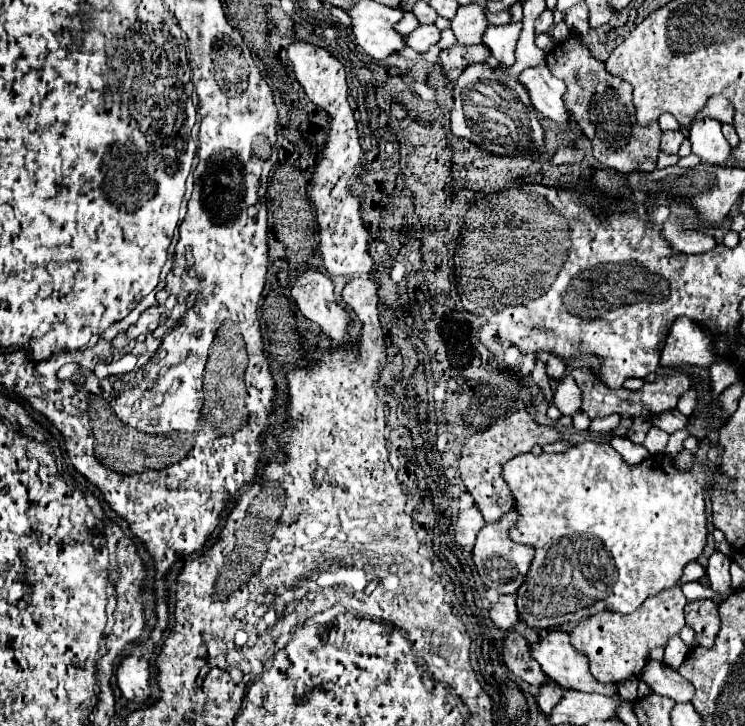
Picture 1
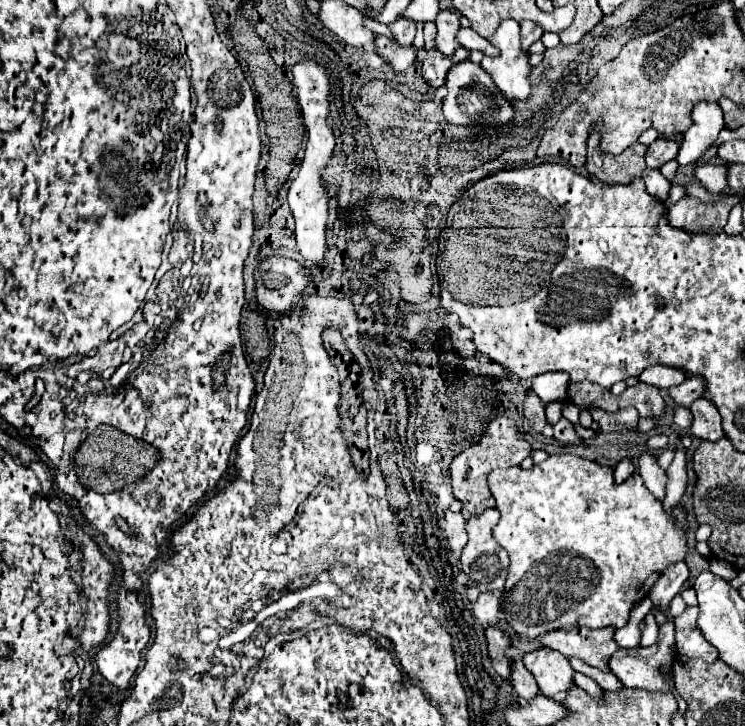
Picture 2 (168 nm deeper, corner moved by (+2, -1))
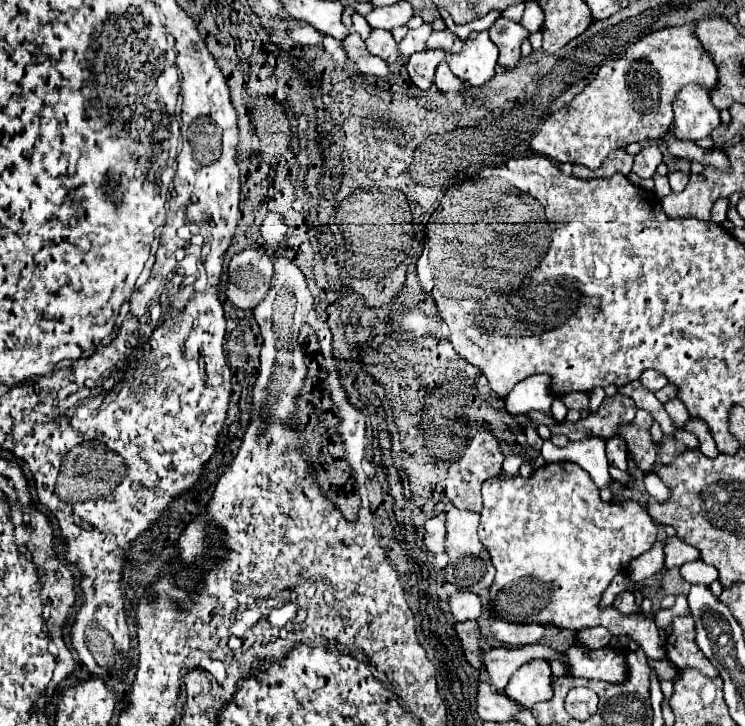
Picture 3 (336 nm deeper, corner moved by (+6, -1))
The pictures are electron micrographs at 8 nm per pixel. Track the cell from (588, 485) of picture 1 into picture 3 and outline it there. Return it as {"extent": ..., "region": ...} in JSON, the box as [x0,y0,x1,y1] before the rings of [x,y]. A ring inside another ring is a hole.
{"extent":[479,462,665,658],"region":[[[553,462],[553,464],[545,464],[541,468],[537,468],[529,478],[523,478],[523,476],[513,476],[513,478],[505,478],[505,476],[495,476],[495,478],[489,478],[483,482],[483,488],[481,488],[481,494],[483,494],[483,510],[481,510],[481,524],[479,524],[479,538],[481,542],[487,546],[489,550],[489,556],[491,556],[491,562],[497,570],[497,576],[493,580],[493,586],[489,588],[489,594],[491,594],[491,614],[493,618],[503,618],[505,622],[533,622],[533,624],[555,624],[559,628],[567,628],[567,630],[579,630],[579,628],[595,628],[595,626],[605,626],[607,630],[611,630],[615,636],[619,634],[625,634],[625,636],[631,636],[633,642],[636,642],[649,658],[665,658],[665,646],[663,646],[663,640],[659,638],[659,630],[655,625],[654,619],[646,618],[641,614],[623,614],[619,612],[615,606],[607,606],[601,610],[601,596],[603,592],[607,590],[607,586],[611,584],[611,580],[619,574],[619,572],[625,572],[627,574],[627,568],[631,564],[631,560],[639,558],[641,554],[645,554],[657,540],[657,524],[651,520],[649,512],[645,506],[641,506],[637,500],[625,500],[625,502],[603,502],[601,496],[599,496],[599,488],[595,486],[595,482],[591,480],[591,476],[575,462]]]}

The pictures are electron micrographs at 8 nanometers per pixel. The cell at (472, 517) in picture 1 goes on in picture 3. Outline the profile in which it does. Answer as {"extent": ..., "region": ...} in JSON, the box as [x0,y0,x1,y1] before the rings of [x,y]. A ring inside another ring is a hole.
{"extent":[425,516,445,554],"region":[[[437,516],[429,518],[427,524],[425,524],[425,544],[431,552],[439,554],[439,552],[445,552],[445,522],[439,520]]]}

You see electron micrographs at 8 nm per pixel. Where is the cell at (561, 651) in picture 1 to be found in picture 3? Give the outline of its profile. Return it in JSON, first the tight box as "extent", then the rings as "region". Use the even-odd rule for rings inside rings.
{"extent":[505,660,553,708],"region":[[[547,660],[525,662],[509,680],[505,694],[523,708],[531,708],[537,702],[549,700],[553,696],[553,674]]]}

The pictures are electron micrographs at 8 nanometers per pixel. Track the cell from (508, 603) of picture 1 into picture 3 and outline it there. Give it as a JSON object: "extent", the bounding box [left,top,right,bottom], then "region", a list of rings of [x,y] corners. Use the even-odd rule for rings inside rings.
{"extent":[449,592,483,622],"region":[[[455,592],[453,596],[449,596],[449,604],[451,604],[453,616],[459,622],[477,620],[481,616],[481,610],[483,610],[481,598],[473,592]]]}

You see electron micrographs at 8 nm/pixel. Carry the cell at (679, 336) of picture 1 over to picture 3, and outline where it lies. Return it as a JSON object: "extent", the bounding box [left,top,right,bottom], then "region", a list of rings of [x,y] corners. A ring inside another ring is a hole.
{"extent":[639,370,669,392],"region":[[[645,370],[645,372],[641,374],[639,382],[641,382],[649,392],[657,392],[657,390],[661,390],[663,386],[669,384],[669,380],[667,380],[663,374],[655,372],[655,370]]]}

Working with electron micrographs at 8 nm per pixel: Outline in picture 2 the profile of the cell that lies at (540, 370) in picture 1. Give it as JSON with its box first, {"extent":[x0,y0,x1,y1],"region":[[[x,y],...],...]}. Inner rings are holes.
{"extent":[525,390,545,434],"region":[[[529,390],[527,392],[527,400],[525,400],[525,418],[529,420],[533,432],[541,434],[543,428],[545,428],[545,406],[543,402]]]}

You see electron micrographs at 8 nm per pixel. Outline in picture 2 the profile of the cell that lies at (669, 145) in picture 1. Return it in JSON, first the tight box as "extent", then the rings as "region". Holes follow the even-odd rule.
{"extent":[645,138,679,168],"region":[[[657,138],[647,148],[647,154],[645,154],[647,168],[661,168],[665,162],[669,162],[669,160],[673,160],[677,156],[677,150],[679,150],[677,142],[667,140],[667,138]]]}

